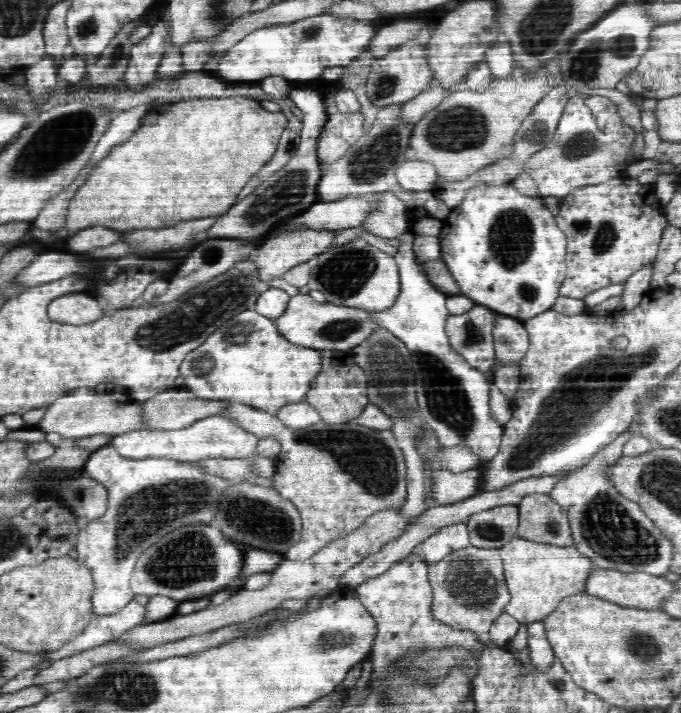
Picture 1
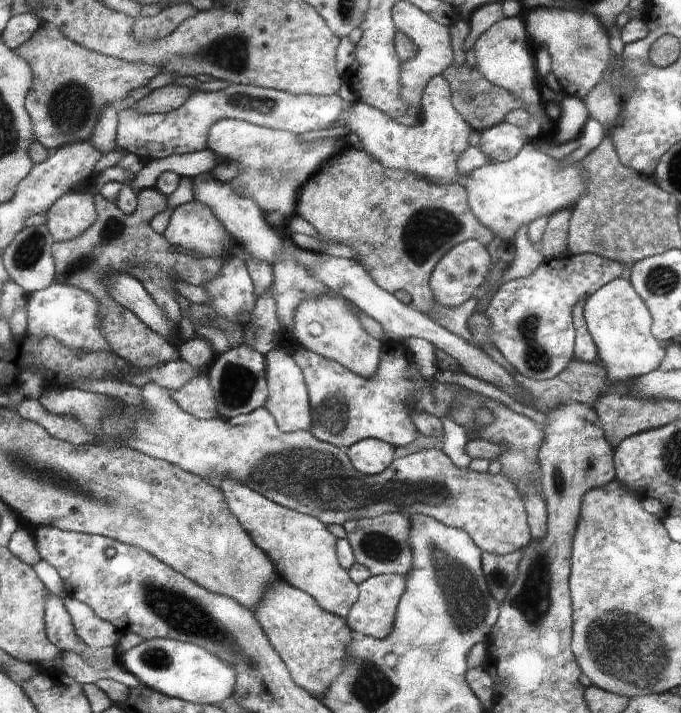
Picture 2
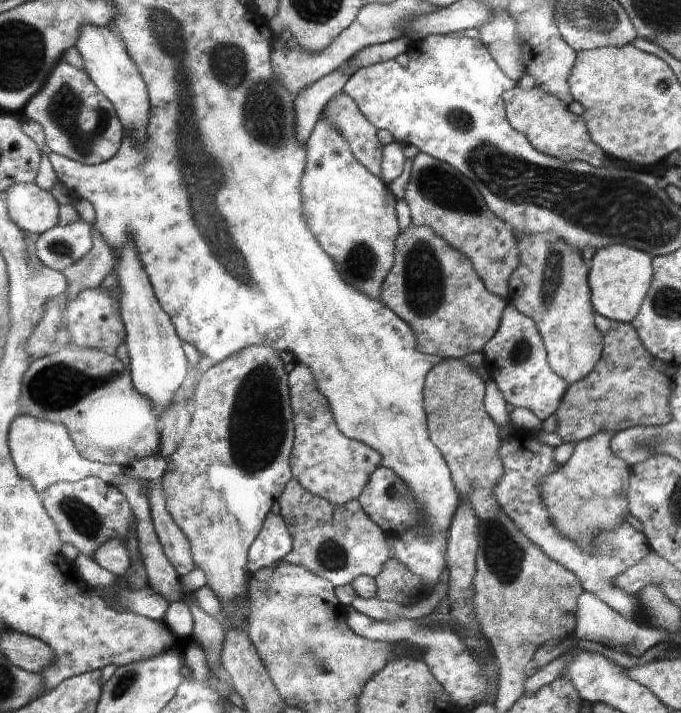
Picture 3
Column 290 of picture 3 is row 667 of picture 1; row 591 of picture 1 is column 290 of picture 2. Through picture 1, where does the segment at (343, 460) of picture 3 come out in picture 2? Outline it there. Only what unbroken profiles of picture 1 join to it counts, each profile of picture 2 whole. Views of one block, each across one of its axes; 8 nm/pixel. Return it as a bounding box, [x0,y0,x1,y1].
[265,344,313,433]

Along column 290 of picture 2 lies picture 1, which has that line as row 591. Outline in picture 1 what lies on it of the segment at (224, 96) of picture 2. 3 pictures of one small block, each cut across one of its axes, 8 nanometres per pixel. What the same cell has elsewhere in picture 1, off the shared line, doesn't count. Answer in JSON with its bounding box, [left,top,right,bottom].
[75,443,231,616]

